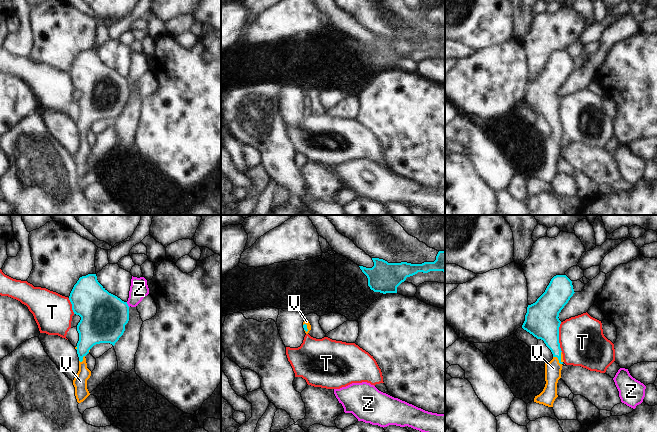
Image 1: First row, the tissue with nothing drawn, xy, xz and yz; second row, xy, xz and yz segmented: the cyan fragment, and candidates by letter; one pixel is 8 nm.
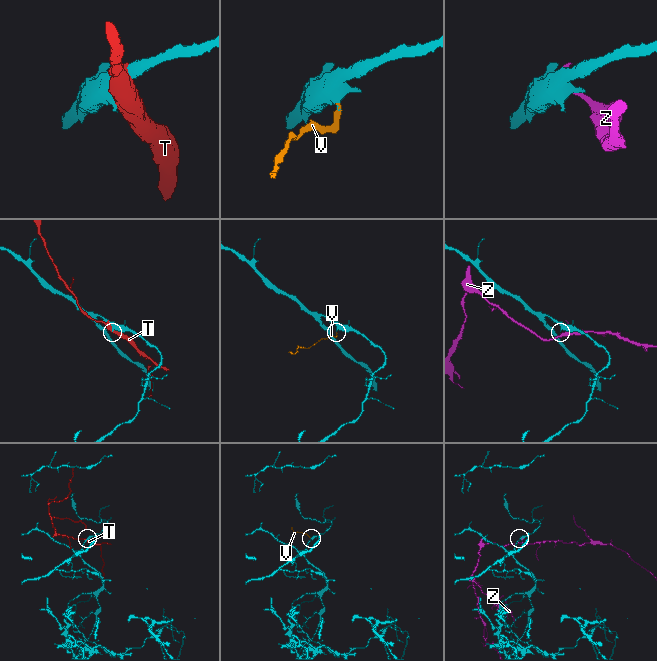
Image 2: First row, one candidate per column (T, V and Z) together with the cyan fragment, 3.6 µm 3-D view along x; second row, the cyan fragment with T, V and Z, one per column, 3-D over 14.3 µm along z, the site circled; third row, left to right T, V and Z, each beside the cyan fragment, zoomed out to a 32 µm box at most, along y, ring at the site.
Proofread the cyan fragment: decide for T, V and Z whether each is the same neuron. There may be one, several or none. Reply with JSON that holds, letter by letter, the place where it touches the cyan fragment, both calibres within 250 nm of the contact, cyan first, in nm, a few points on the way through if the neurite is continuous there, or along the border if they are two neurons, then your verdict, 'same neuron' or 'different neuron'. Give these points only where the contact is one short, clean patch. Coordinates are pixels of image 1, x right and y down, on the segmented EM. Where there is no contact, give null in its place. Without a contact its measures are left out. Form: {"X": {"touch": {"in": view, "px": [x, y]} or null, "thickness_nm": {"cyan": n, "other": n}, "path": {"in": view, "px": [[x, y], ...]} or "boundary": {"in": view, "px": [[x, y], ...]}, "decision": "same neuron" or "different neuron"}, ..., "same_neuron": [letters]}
{"T": {"touch": {"in": "yz", "px": [558, 337]}, "thickness_nm": {"cyan": 280, "other": 360}, "decision": "different neuron"}, "V": {"touch": {"in": "yz", "px": [560, 358]}, "thickness_nm": {"cyan": 180, "other": 130}, "path": {"in": "yz", "px": [[547, 330], [560, 358], [553, 368]]}, "decision": "same neuron"}, "Z": {"touch": {"in": "xy", "px": [127, 304]}, "thickness_nm": {"cyan": 360, "other": 150}, "boundary": {"in": "xy", "px": [[126, 302], [129, 306]]}, "decision": "different neuron"}, "same_neuron": ["V"]}

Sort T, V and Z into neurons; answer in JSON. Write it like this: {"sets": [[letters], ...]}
{"sets": [["T"], ["V"], ["Z"]]}

